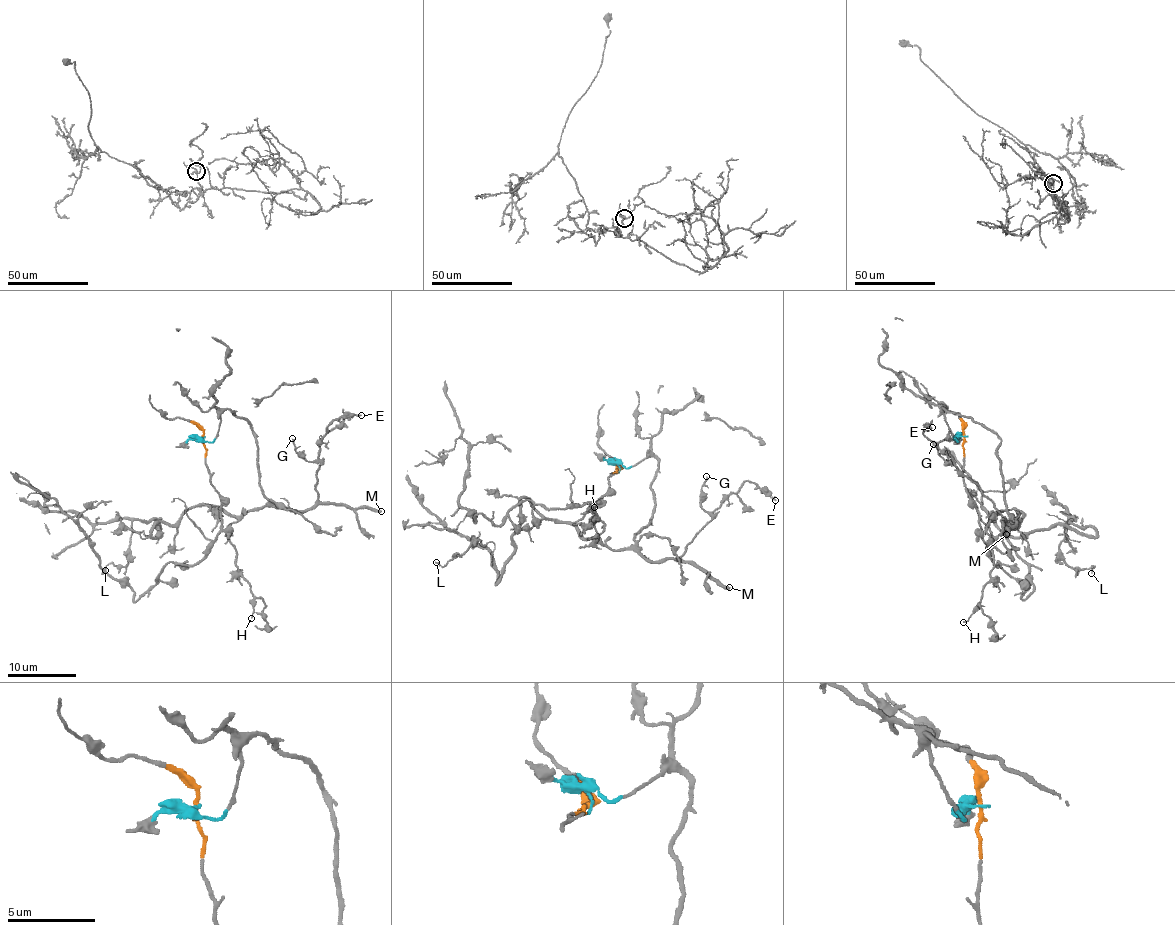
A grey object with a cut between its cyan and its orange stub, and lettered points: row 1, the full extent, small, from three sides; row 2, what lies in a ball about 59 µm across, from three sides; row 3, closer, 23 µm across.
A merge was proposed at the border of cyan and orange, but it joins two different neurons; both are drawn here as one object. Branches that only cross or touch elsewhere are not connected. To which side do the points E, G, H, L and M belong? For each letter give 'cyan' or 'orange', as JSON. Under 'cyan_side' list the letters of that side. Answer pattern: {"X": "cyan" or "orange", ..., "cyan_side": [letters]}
{"E": "cyan", "G": "cyan", "H": "cyan", "L": "cyan", "M": "cyan", "cyan_side": ["E", "G", "H", "L", "M"]}

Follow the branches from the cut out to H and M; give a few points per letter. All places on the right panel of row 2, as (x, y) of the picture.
H: (963, 435), (955, 440), (944, 409), (993, 430), (1007, 512), (1021, 519), (989, 544), (994, 568), (963, 622)
M: (963, 435), (955, 440), (944, 409), (993, 430), (1000, 441), (1005, 503), (1015, 522), (1000, 521), (1006, 535)

